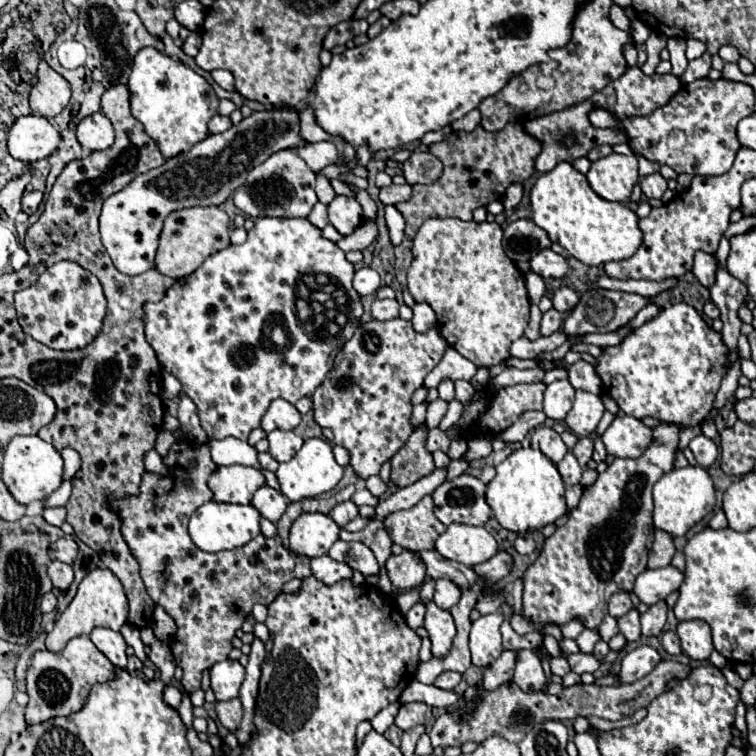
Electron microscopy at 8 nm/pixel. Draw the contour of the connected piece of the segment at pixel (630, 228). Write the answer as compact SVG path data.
M566 161L538 177L530 191L530 203L532 221L548 233L552 243L562 245L568 255L576 257L584 265L604 265L608 261L628 259L642 243L638 215L622 203L612 203L598 197L590 189L586 177Z

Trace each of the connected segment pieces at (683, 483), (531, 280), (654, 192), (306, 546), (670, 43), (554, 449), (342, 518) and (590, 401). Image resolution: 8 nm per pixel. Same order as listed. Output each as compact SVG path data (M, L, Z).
M684 467L672 469L654 485L654 527L670 537L684 537L702 517L714 509L714 487L706 469Z
M528 271L526 273L526 289L528 289L530 301L534 305L538 305L540 299L542 299L542 295L544 295L544 281L542 281L542 277L536 275L536 273L532 273L532 271Z
M654 173L654 175L648 175L648 177L640 179L640 187L642 187L642 193L648 199L662 199L664 191L668 189L666 179L660 173Z
M302 513L290 529L290 545L288 549L294 555L304 557L320 557L330 551L330 547L338 541L340 527L322 513Z
M671 37L667 40L667 50L670 53L670 63L672 63L672 73L676 77L680 77L688 65L688 59L686 59L686 41L680 37Z
M540 426L533 431L531 447L542 451L552 463L560 463L568 453L568 447L560 439L560 435L546 426Z
M344 501L340 505L336 505L332 511L330 511L330 517L340 525L344 527L348 521L352 521L354 517L358 515L358 505L354 501Z
M576 391L574 407L570 409L570 413L566 415L564 421L570 427L570 431L574 431L576 437L590 437L596 431L604 411L606 411L606 407L598 395L588 395L586 391Z

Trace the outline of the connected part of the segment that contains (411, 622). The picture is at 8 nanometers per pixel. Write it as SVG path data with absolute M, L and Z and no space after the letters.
M424 604L414 605L414 607L412 607L412 609L405 615L407 625L413 630L423 626L425 611L426 606Z

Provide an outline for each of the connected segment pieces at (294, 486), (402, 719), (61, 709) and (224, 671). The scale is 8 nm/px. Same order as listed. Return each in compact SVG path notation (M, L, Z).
M308 439L308 441L304 441L302 449L296 453L294 459L280 463L276 477L280 483L282 495L288 501L300 501L300 499L308 499L308 497L328 493L342 479L342 473L344 473L344 469L334 461L330 443L326 443L324 439Z
M404 703L396 715L396 725L406 731L414 725L426 723L432 717L432 709L426 703Z
M74 637L68 645L58 651L36 651L32 655L30 667L26 671L26 693L30 695L26 707L26 723L42 723L50 717L70 715L72 711L80 711L86 703L88 691L94 683L102 683L112 679L114 665L96 649L96 645L88 637Z
M232 659L214 663L210 667L210 681L212 681L210 687L218 701L234 699L238 697L238 689L244 681L244 667Z

